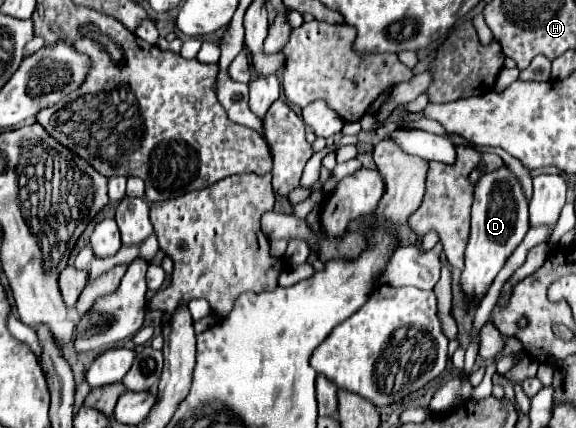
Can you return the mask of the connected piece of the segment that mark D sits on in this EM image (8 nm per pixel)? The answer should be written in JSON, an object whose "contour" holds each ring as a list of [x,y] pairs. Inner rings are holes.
{"contour":[[[507,167],[483,175],[475,185],[475,201],[471,209],[471,235],[465,247],[465,267],[461,271],[465,309],[479,305],[479,301],[489,291],[493,279],[497,277],[499,269],[523,241],[527,231],[529,231],[527,199],[521,191],[519,179]]]}

